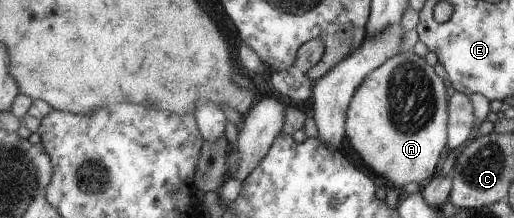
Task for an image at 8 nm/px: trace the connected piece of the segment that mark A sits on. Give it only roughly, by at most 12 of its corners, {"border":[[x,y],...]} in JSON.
{"border":[[412,51],[354,92],[346,137],[394,188],[446,149],[446,89]]}

